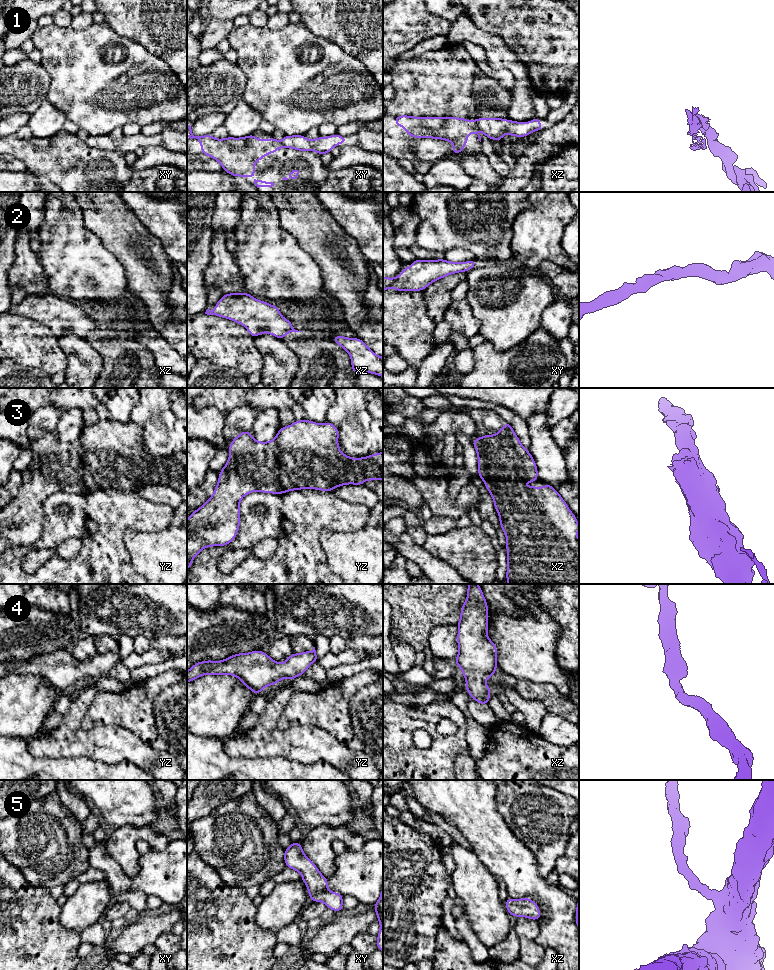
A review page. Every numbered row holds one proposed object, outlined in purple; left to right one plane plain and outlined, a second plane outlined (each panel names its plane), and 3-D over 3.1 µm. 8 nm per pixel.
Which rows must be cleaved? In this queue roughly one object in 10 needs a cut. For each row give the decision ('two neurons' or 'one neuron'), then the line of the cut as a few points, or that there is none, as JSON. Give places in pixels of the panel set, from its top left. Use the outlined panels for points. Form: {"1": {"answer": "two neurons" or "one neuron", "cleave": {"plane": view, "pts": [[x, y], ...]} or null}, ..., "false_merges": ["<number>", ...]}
{"1": {"answer": "two neurons", "cleave": {"plane": "xy", "pts": [[280, 141], [287, 147]]}}, "2": {"answer": "one neuron", "cleave": null}, "3": {"answer": "one neuron", "cleave": null}, "4": {"answer": "one neuron", "cleave": null}, "5": {"answer": "one neuron", "cleave": null}, "false_merges": ["1"]}

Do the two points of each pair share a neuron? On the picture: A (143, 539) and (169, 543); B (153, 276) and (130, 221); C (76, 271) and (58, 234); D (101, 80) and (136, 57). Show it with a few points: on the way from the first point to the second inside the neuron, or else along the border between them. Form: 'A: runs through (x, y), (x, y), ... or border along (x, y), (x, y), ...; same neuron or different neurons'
A: runs through (149, 543), (163, 543); same neuron
B: runs through (145, 262), (144, 257), (130, 243), (130, 235); same neuron
C: runs through (74, 262), (65, 243); same neuron
D: runs through (110, 78), (127, 64); same neuron

